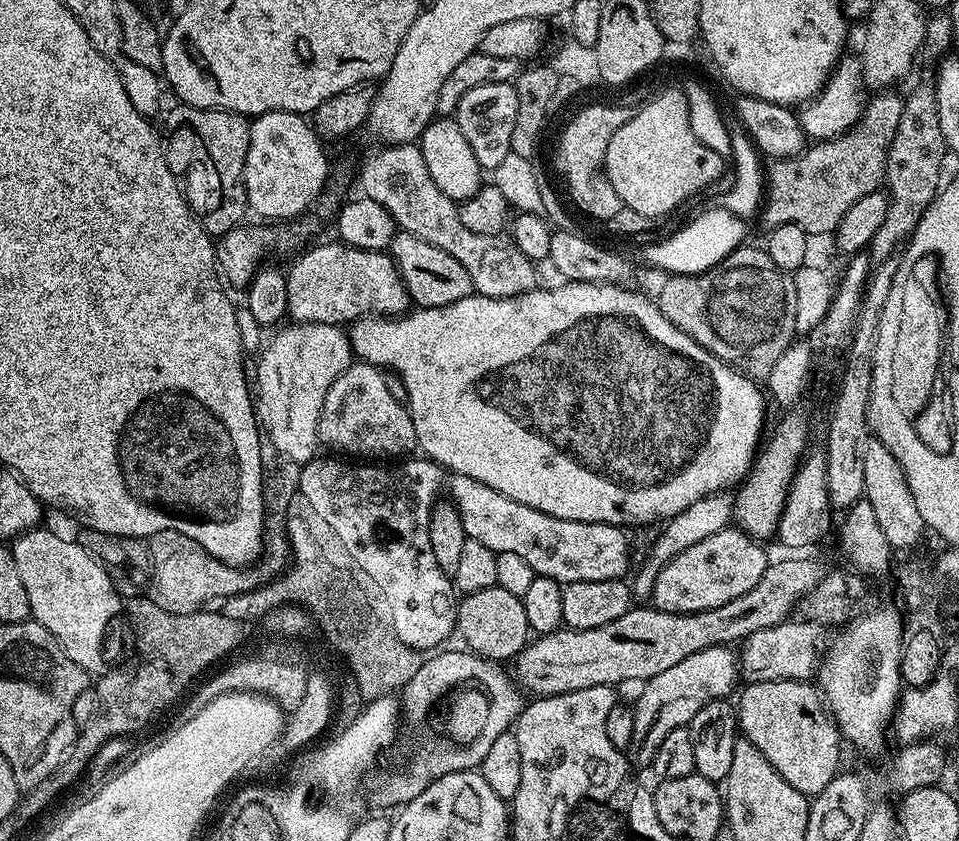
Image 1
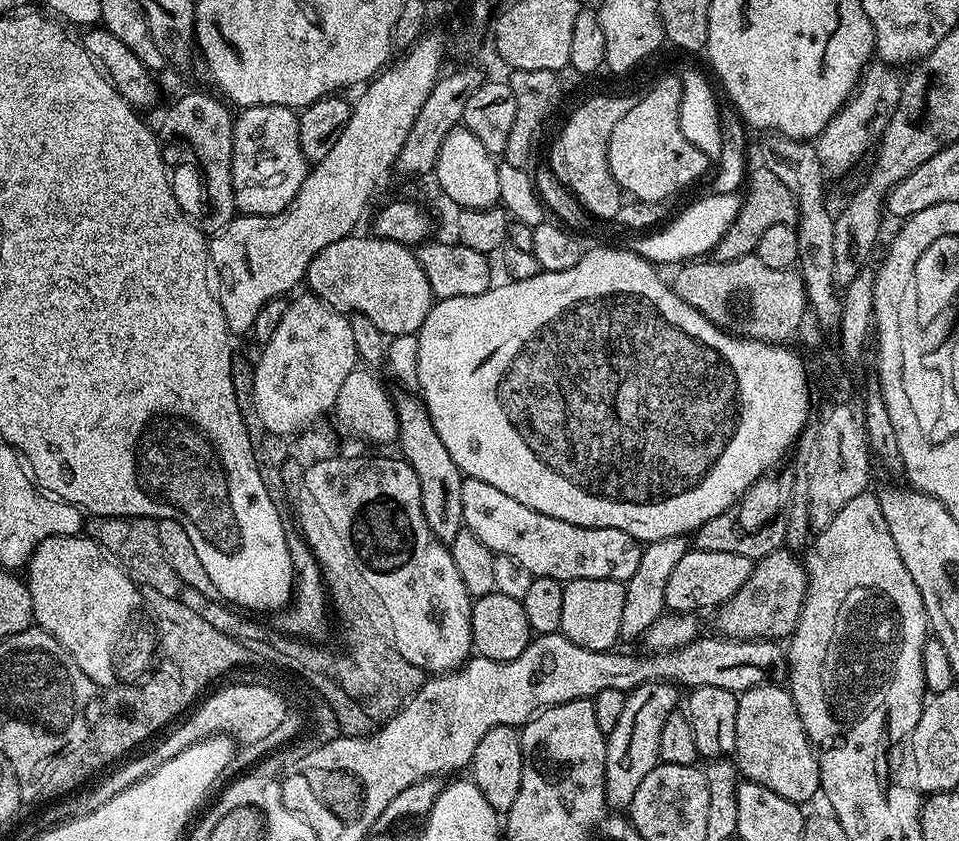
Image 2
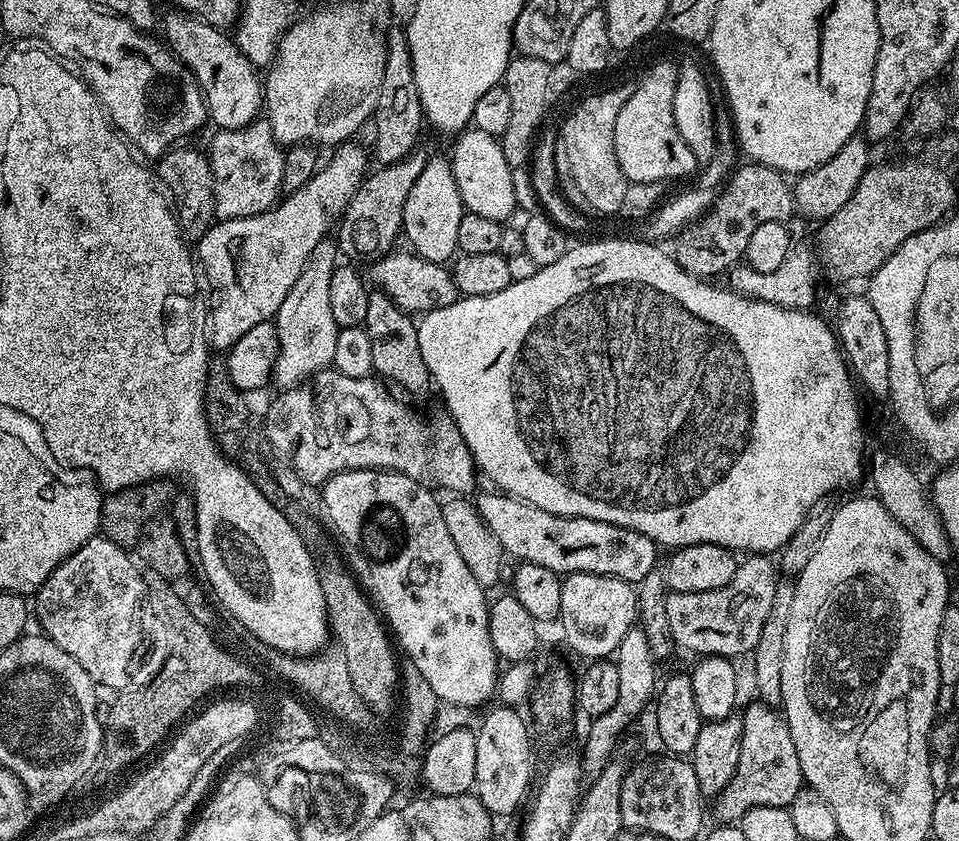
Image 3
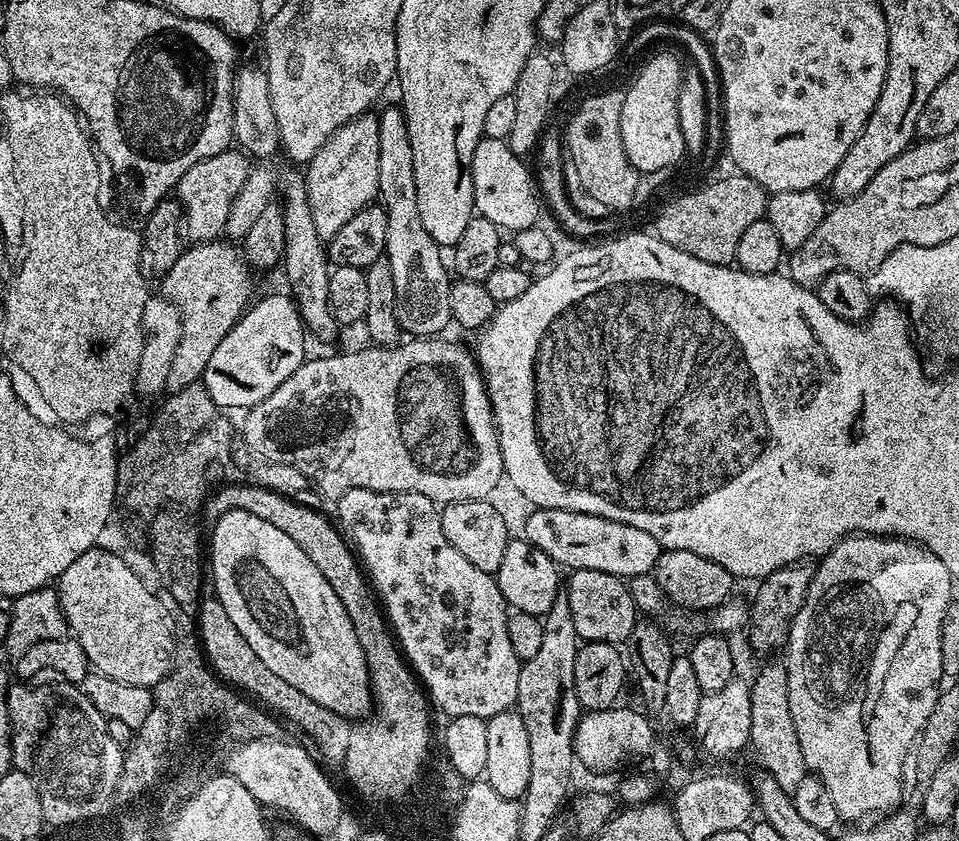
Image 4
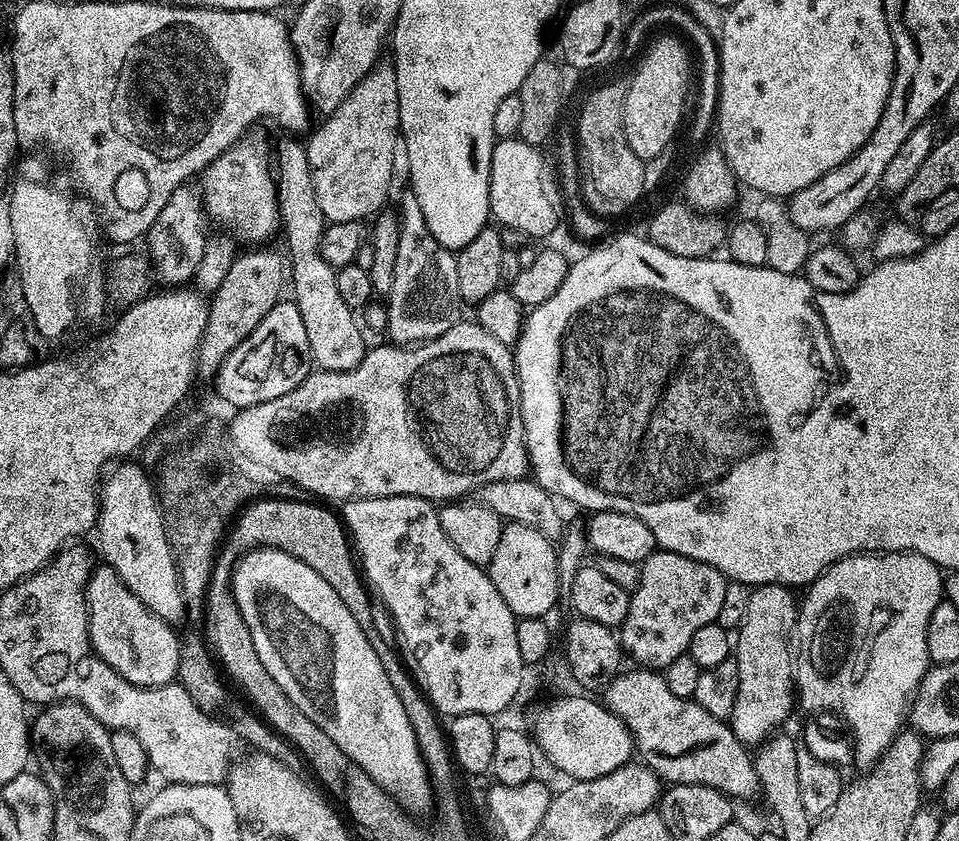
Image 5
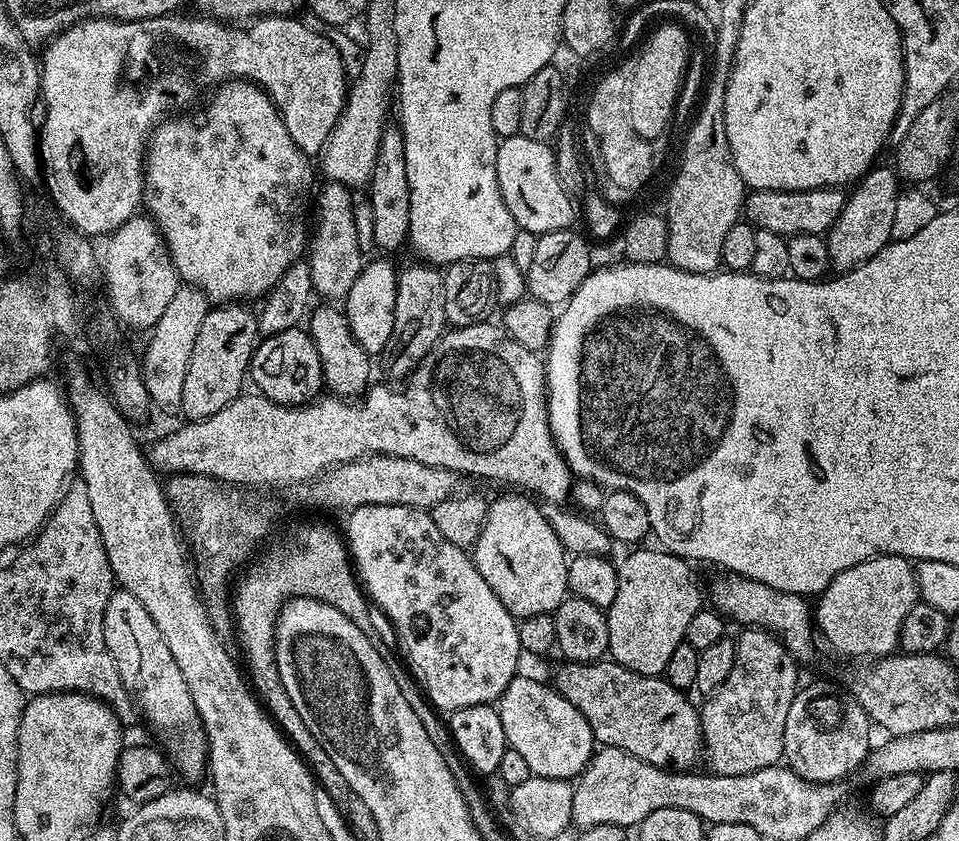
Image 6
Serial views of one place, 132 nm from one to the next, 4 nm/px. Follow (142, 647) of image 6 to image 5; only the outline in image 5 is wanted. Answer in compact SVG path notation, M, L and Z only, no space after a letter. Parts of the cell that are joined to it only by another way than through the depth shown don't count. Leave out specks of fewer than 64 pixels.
M93 567L92 577L88 580L88 633L92 643L92 652L105 660L110 667L126 682L136 684L140 688L161 688L163 684L171 684L177 679L176 671L180 665L181 637L175 636L173 625L158 618L138 597L118 578L118 574L110 567Z

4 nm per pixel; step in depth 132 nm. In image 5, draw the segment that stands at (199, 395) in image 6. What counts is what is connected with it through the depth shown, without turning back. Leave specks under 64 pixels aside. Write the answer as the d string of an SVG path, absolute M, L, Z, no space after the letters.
M256 246L251 250L244 251L237 255L229 272L226 273L226 278L222 278L218 290L211 293L210 296L206 330L200 339L200 349L196 352L196 367L201 381L203 379L211 381L215 377L224 362L225 356L230 355L241 342L247 340L250 333L258 326L258 322L262 322L262 318L266 318L266 314L270 314L270 310L275 304L281 303L280 291L283 288L285 291L286 288L286 260L281 253L280 257L278 253L271 252L268 246Z

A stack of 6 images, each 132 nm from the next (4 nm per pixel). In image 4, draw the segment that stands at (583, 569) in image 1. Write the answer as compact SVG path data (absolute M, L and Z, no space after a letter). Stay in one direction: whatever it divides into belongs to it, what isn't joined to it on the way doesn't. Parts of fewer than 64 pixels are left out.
M536 508L524 520L523 539L529 540L542 554L546 554L561 569L602 570L606 574L614 574L621 578L631 578L638 574L652 572L661 554L661 546L646 530L638 530L638 526L630 526L626 522L618 522L610 518L602 518L585 512L572 512L568 508Z

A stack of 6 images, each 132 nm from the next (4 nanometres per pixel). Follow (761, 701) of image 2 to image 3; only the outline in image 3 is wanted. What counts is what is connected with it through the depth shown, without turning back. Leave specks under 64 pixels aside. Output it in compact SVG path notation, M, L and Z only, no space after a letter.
M755 703L742 712L744 733L740 739L738 770L714 800L720 822L739 822L746 810L758 806L789 809L798 792L806 786L802 766L798 766L798 750L794 750L794 738L790 738L783 715L767 703Z

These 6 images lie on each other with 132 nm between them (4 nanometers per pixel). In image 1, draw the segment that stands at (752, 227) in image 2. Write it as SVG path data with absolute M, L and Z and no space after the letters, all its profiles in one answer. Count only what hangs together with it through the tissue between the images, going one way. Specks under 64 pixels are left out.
M880 90L873 96L876 97L869 104L867 101L860 123L851 132L834 140L821 140L813 143L812 149L809 147L799 156L789 159L773 159L767 165L766 195L762 201L765 229L771 230L778 226L793 224L812 238L822 235L823 232L835 233L846 210L850 210L850 206L854 206L858 198L866 198L866 194L877 191L885 183L888 149L895 131L898 130L898 122L901 121L905 97L901 93L896 93L896 90Z

